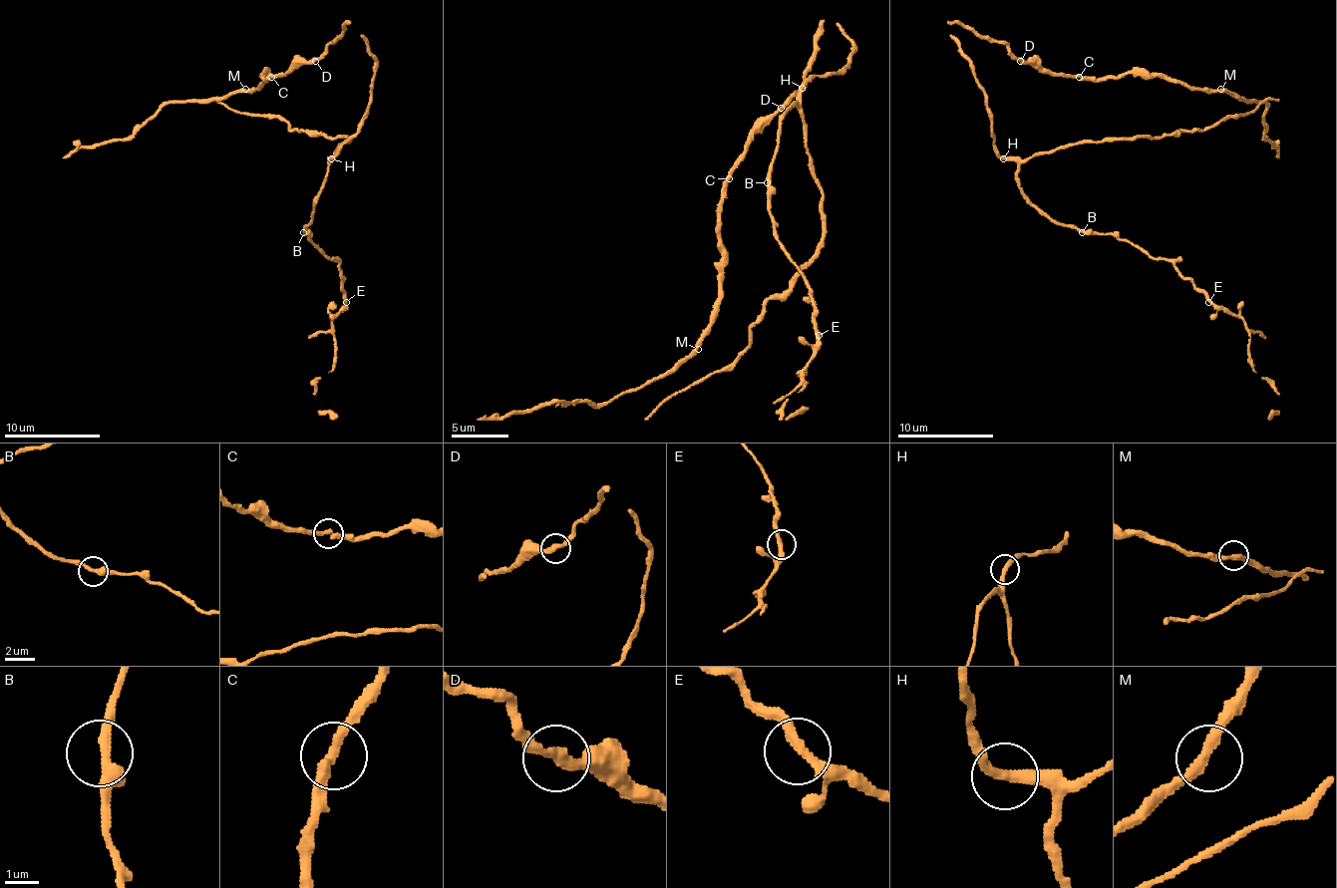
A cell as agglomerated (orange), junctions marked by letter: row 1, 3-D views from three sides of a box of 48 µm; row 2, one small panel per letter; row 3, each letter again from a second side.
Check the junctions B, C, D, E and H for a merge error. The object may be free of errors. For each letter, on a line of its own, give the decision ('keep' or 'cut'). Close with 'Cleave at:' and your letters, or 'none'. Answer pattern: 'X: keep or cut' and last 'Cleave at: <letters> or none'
B: keep
C: keep
D: keep
E: keep
H: keep
Cleave at: none

